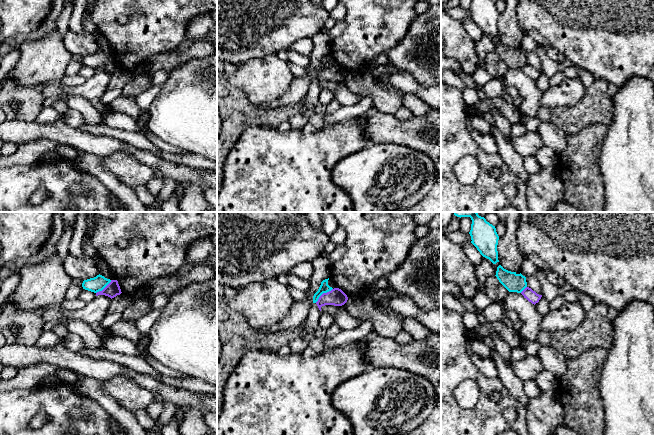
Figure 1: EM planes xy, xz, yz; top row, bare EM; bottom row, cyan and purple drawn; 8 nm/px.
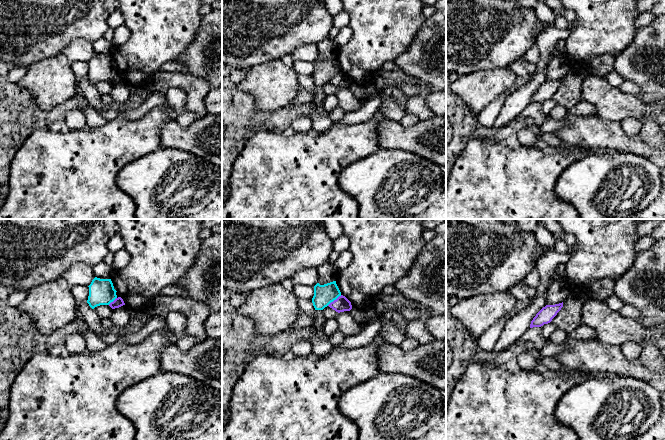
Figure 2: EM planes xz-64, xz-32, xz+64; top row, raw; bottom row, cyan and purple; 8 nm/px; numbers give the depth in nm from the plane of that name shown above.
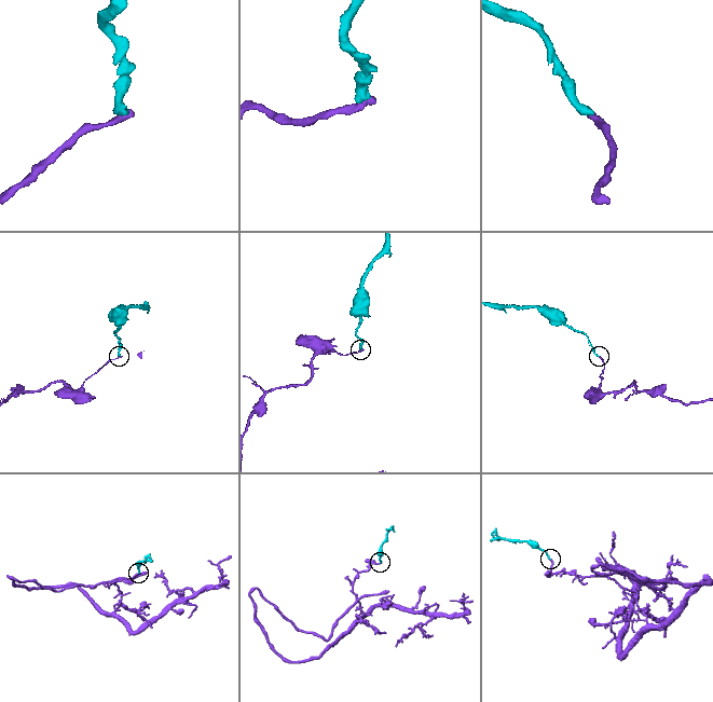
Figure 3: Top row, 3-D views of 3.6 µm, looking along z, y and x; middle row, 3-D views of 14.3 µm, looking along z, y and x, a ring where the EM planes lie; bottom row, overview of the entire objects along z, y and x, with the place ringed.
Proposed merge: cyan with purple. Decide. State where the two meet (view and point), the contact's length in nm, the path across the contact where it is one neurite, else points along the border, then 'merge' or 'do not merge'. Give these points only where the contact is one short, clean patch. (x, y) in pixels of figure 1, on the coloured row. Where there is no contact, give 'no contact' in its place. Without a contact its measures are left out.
contact xz (323, 292); length 180 nm; border xz (332, 288), (324, 292), (315, 302); do not merge

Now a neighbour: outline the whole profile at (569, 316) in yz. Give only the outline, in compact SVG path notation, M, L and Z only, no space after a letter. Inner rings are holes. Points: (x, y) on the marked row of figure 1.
M564 302L557 310L549 311L542 317L540 331L561 331L577 328L582 321L586 312L580 302Z

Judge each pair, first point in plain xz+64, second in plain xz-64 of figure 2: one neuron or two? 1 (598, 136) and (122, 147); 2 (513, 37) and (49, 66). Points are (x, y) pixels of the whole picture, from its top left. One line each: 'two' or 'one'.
1: two
2: two

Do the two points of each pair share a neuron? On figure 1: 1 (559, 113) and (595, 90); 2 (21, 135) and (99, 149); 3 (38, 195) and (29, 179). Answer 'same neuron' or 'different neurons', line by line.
1: same neuron
2: same neuron
3: different neurons

